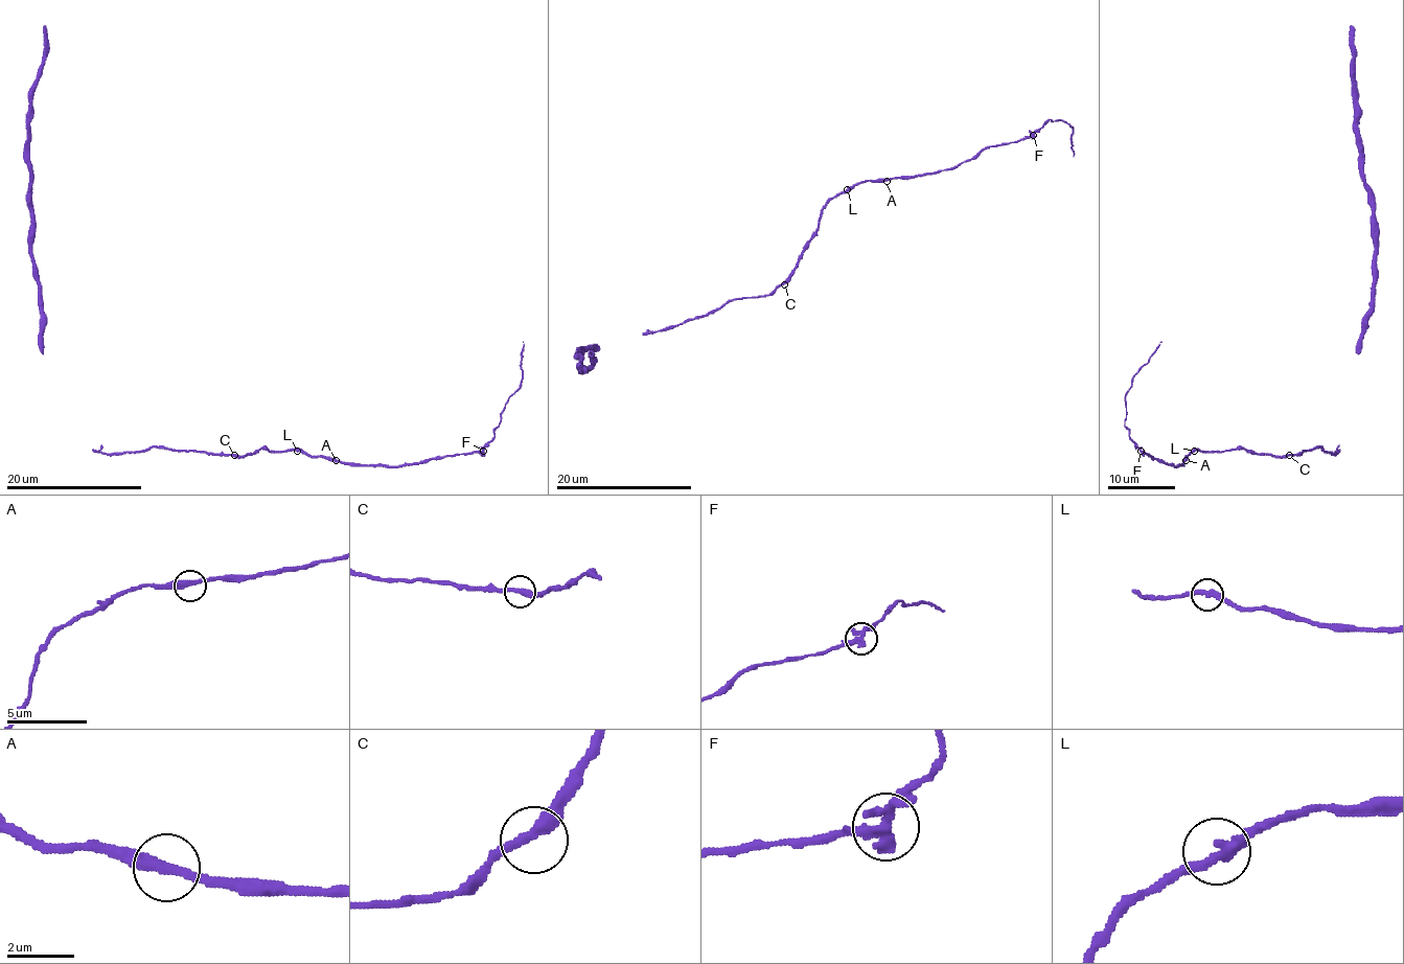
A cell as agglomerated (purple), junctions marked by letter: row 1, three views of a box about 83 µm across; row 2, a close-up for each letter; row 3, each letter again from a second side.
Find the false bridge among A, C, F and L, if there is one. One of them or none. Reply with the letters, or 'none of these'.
F

